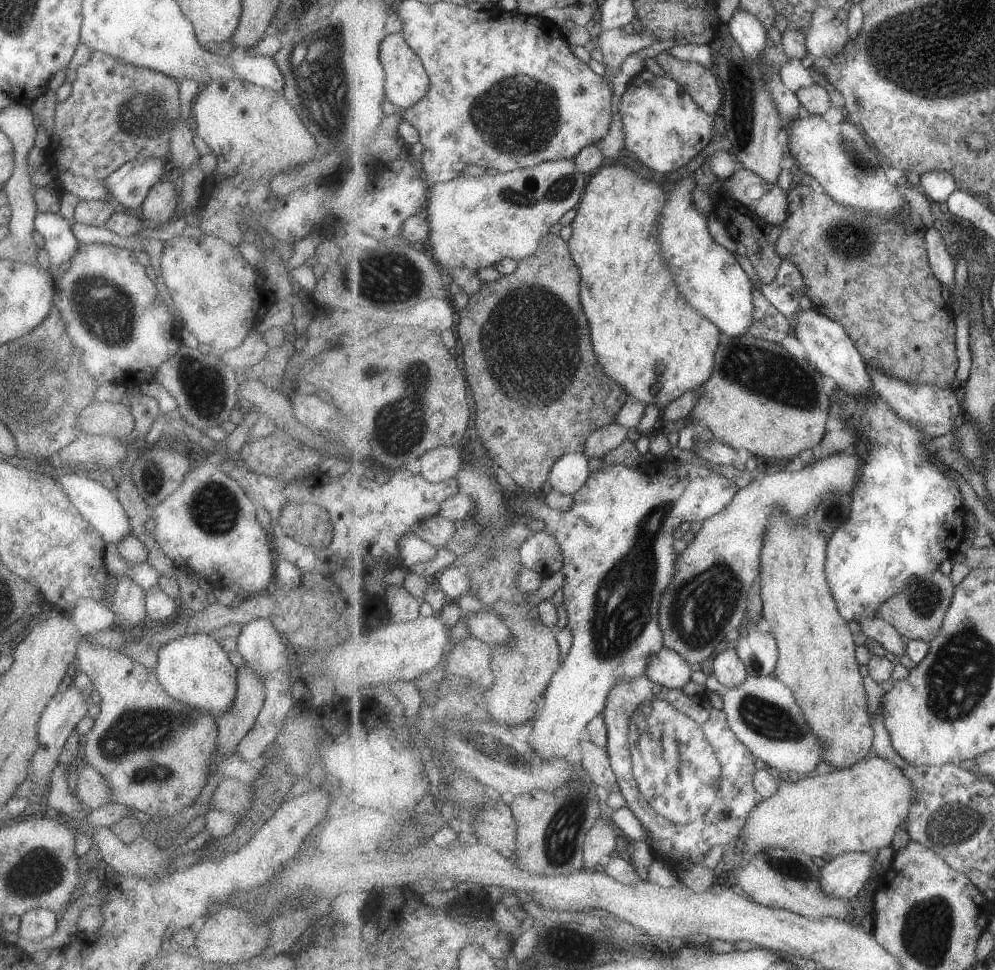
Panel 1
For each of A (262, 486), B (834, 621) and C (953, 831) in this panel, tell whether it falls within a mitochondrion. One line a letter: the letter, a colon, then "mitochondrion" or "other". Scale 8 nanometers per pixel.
A: other
B: other
C: mitochondrion

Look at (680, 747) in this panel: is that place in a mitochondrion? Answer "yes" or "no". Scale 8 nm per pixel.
yes

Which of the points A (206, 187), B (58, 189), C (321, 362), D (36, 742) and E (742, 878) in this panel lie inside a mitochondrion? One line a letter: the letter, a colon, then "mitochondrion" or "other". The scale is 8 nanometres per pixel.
A: other
B: other
C: other
D: other
E: other

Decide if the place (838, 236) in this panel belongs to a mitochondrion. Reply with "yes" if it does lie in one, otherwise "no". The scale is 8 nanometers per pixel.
yes

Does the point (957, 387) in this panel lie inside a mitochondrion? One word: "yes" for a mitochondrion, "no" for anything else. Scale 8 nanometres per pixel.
no

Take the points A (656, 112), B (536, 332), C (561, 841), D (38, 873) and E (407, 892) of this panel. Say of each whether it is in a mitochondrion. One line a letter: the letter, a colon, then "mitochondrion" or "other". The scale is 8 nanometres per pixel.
A: other
B: mitochondrion
C: mitochondrion
D: mitochondrion
E: other

